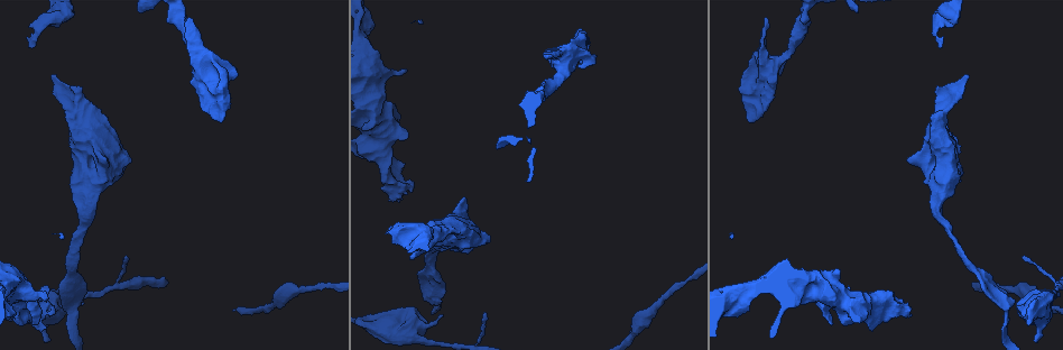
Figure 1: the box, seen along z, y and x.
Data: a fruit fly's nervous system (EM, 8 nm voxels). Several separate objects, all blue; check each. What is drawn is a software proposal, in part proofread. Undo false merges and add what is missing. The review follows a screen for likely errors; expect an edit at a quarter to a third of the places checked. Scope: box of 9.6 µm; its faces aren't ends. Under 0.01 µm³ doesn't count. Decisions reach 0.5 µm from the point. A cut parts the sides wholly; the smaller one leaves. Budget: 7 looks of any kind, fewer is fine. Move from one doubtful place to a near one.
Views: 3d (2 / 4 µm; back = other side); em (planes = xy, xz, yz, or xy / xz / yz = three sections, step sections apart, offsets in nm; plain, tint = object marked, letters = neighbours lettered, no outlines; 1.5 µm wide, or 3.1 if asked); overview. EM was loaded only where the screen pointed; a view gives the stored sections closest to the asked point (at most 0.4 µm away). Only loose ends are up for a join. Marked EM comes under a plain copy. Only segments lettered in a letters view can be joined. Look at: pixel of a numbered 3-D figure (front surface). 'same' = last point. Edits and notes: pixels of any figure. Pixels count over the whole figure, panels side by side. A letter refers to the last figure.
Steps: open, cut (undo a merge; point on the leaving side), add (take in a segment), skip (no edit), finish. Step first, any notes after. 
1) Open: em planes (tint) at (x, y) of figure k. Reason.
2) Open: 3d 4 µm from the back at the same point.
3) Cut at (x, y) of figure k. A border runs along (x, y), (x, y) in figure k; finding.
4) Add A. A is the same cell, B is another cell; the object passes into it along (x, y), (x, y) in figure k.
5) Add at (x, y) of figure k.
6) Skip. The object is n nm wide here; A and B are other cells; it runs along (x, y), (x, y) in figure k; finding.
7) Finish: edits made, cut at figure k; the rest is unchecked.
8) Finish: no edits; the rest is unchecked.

Open: 3d 4 µm from the back at (581, 65) of figure 1. Branch stops here.

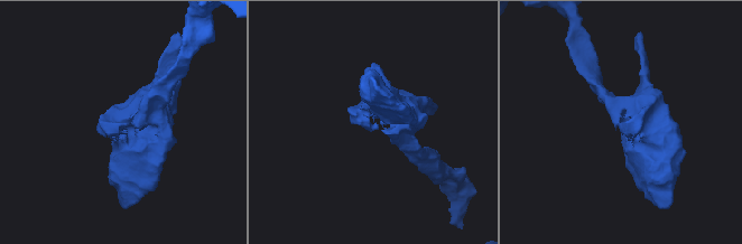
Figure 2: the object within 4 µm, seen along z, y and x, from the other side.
Open: em planes (letters) at (120, 123) of figure 2.

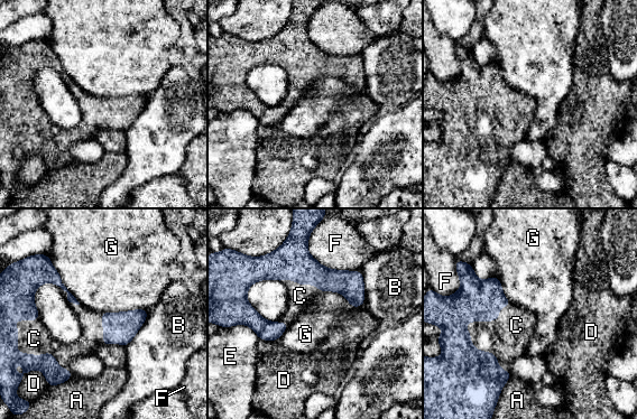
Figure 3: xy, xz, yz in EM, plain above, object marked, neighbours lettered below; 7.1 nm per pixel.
Add at (499, 327) of figure 3. The object is 200 nm wide here; C is the same cell, A, B, D, E, F and G are other cells; the object passes into it along (461, 363), (464, 328), (499, 327) in figure 3; it goes on there.

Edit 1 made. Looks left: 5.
Open: overview. Redraw.

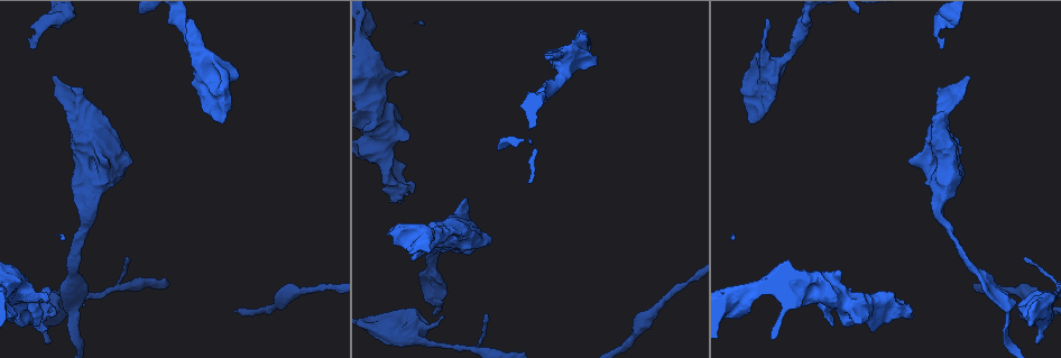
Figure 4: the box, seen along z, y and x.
Open: em planes (letters) at (189, 19) of figure 4. An open end.

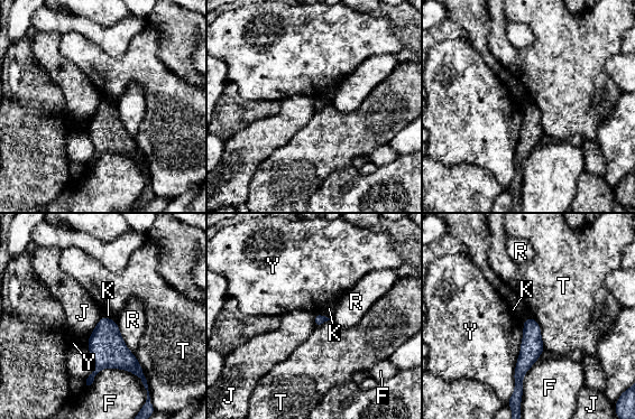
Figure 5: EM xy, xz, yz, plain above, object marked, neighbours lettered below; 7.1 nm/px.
Skip. The longest contact is with Y, 550 nm; F, J, K, R, T and Y are other cells; it runs along (531, 320), (531, 350), (517, 387) in figure 5; none of them fits.

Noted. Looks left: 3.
Open: 3d 2 µm at (968, 78) of figure 4. Branch stops here.

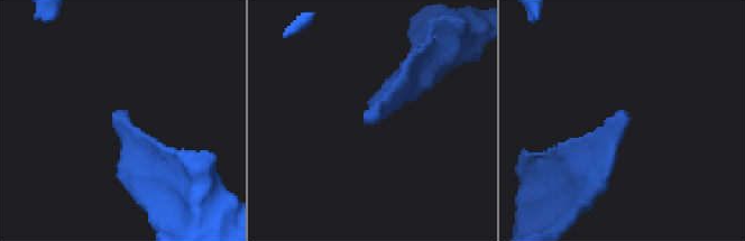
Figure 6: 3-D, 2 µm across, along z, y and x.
Open: em xz step 4 (letters) at (627, 119) of figure 6. Now the EM.

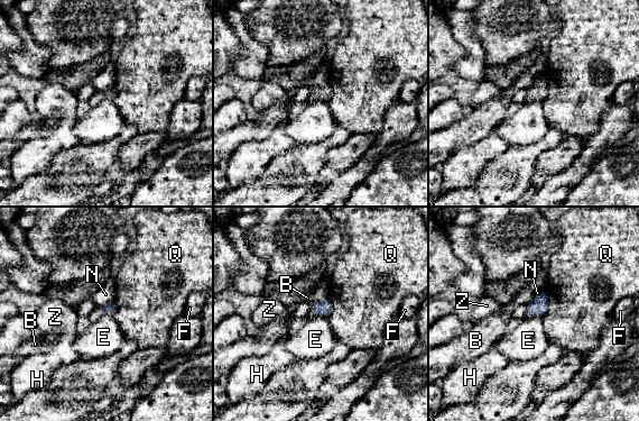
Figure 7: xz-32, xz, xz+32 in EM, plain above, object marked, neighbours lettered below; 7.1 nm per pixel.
Skip. B, E, F, H, N, Q and Z are other cells; a border runs along (527, 316), (542, 317) in figure 7; none of them fits.

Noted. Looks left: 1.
Finish: edits made, add at figure 3; the rest is unchecked.

